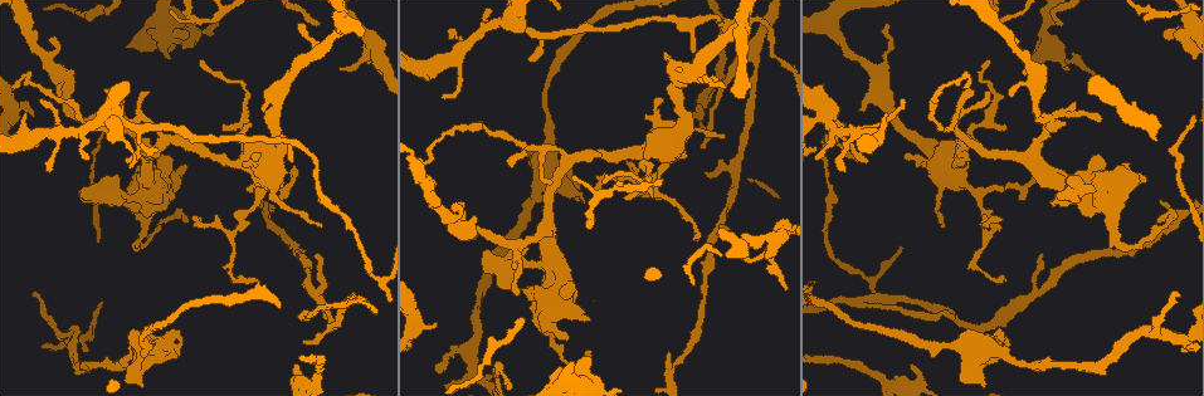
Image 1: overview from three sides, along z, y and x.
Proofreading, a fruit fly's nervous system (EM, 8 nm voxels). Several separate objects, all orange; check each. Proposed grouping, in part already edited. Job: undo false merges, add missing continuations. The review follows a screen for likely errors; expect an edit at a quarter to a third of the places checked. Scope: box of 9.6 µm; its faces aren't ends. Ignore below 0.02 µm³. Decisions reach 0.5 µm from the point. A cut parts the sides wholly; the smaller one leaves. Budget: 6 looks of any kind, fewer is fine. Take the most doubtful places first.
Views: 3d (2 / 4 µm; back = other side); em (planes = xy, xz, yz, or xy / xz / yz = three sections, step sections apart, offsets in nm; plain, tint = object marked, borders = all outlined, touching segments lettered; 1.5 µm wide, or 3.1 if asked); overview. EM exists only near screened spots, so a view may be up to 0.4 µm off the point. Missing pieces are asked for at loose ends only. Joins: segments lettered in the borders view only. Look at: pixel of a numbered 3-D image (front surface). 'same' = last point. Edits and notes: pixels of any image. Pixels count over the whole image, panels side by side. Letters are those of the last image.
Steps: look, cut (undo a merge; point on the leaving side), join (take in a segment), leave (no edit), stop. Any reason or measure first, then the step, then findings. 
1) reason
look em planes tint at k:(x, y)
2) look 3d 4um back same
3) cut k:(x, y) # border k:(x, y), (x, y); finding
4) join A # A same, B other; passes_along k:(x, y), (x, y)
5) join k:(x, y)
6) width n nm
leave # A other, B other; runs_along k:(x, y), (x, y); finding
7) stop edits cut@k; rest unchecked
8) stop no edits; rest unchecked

calibre changes
look 3d 4um at 1:(570, 313)

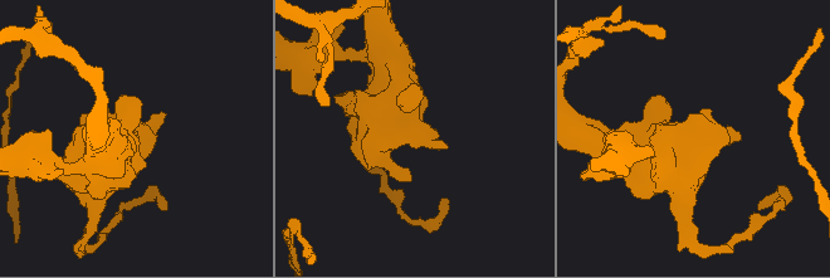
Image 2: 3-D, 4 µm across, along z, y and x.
now the EM
look em planes borders at 2:(138, 132)

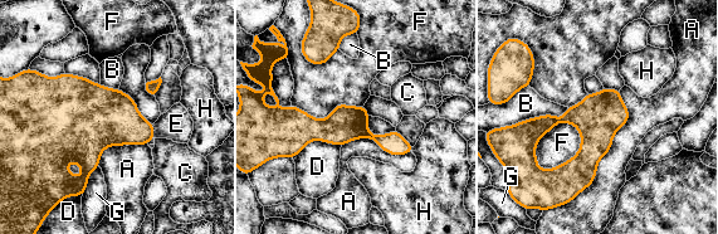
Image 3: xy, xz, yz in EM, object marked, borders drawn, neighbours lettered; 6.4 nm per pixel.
width 220 nm
leave # A other, B other, C other, D other, E other, F other, G other, H other; runs_along 3:(284, 126), (358, 128), (409, 149); one neuron here

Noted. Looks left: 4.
branch stops here
look em planes borders at 1:(856, 160)

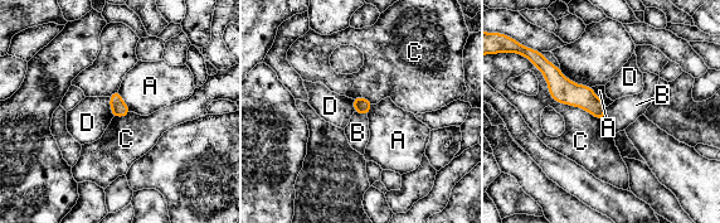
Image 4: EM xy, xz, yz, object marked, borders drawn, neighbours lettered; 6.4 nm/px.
leave # A other, B other, C other, D other; border 4:(526, 57), (554, 100), (602, 121); none of them fits

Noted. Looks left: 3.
look em planes borders at 1:(550, 131)

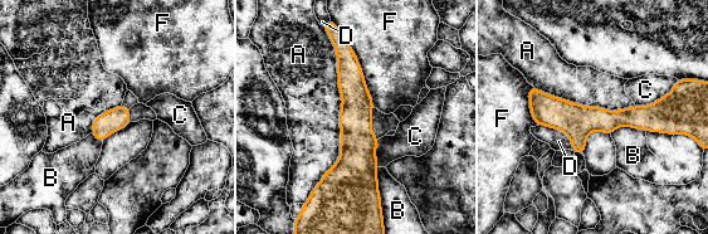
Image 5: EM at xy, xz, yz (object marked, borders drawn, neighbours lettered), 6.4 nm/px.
leave # A other, B other, C other, D other, F other; runs_along 5:(342, 43), (355, 93), (350, 193); one neuron here

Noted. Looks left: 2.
stop no edits; rest unchecked

